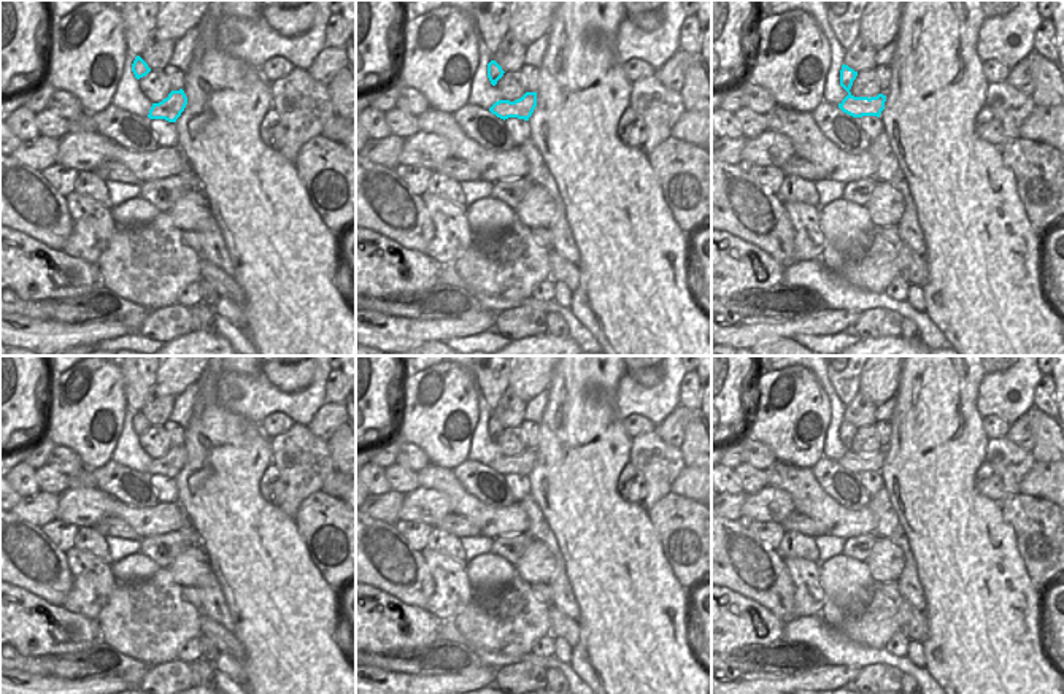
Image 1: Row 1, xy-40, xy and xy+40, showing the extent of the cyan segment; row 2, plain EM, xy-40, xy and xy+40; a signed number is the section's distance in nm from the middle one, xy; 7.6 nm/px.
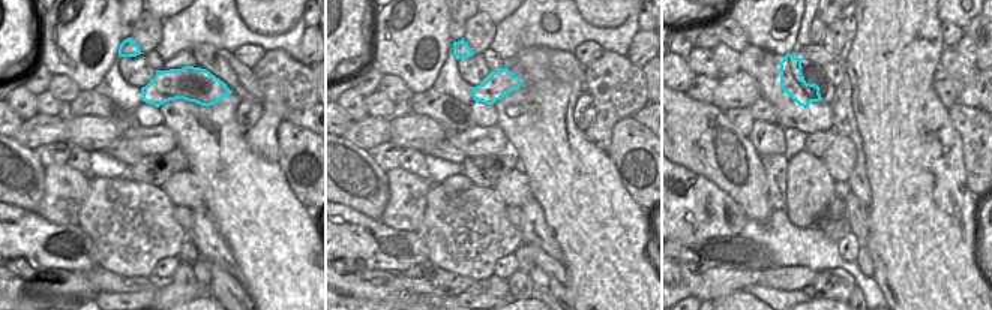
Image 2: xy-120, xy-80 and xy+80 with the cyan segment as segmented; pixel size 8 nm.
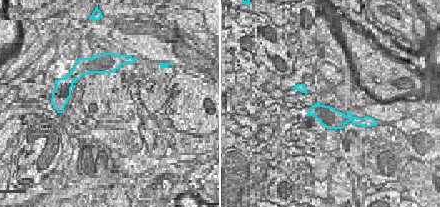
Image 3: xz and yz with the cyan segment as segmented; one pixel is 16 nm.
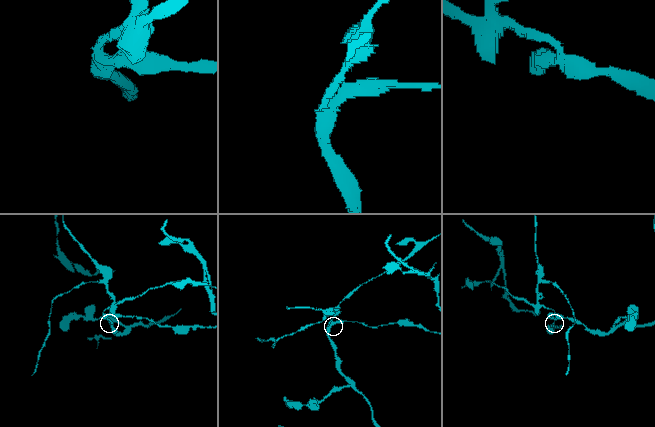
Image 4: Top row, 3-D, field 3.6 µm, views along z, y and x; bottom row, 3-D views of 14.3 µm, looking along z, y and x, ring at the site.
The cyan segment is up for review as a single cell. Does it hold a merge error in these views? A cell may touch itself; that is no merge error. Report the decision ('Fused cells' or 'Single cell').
Fused cells.

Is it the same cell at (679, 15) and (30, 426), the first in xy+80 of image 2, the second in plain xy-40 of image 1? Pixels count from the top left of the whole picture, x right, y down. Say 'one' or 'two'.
one

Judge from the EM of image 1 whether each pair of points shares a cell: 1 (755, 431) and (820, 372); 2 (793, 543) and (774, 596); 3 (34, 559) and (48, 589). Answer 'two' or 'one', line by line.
1: one
2: two
3: one

